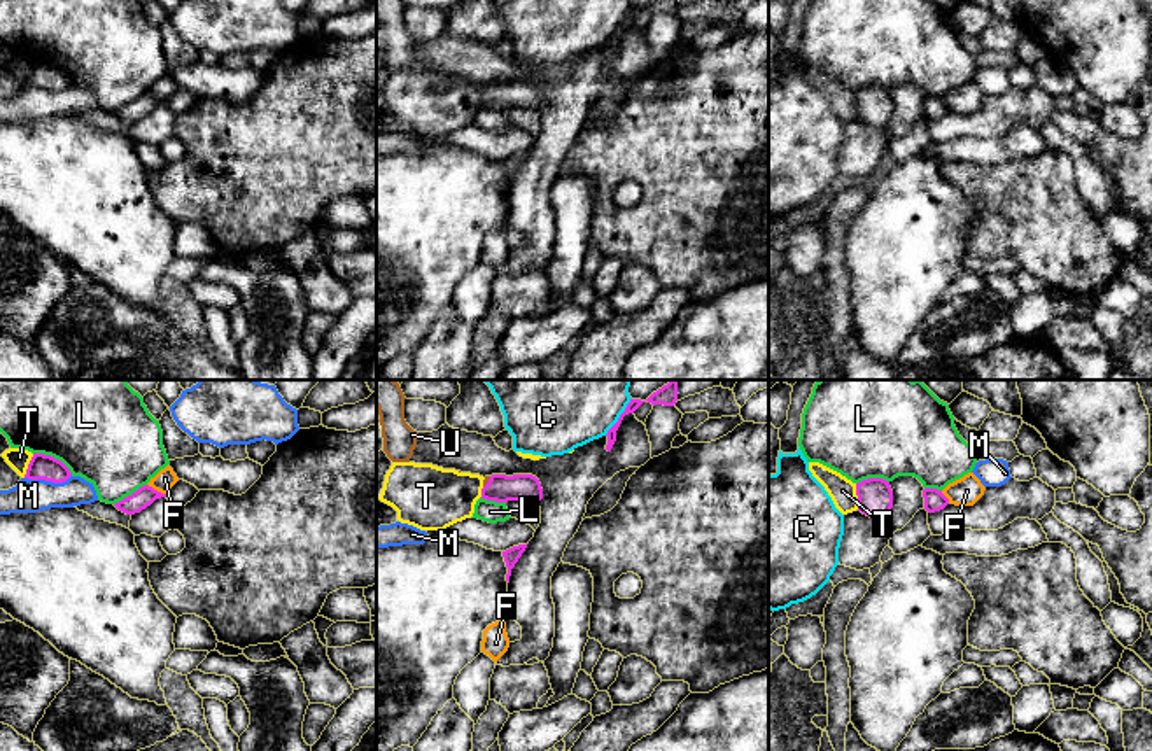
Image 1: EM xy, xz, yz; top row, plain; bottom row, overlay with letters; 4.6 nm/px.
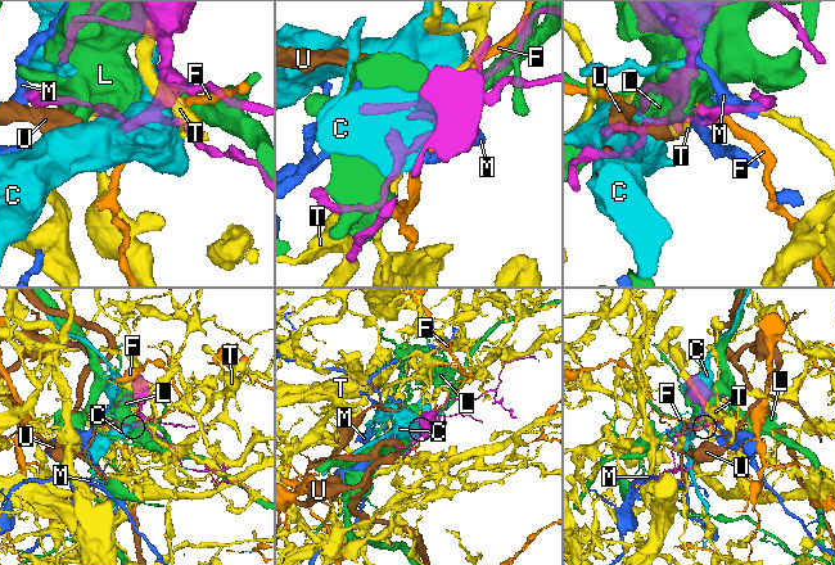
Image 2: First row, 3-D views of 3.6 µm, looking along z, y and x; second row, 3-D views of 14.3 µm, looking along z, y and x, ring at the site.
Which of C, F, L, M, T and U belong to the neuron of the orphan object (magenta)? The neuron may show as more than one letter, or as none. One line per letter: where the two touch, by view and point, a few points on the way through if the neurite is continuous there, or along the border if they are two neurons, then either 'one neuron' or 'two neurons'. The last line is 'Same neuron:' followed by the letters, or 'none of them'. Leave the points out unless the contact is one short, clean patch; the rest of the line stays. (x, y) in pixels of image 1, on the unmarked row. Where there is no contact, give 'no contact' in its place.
C: xz (620, 25) | two neurons
F: xy (156, 98) | two neurons
L: xy (53, 65) | two neurons
M: xy (48, 88) | two neurons
T: yz (856, 102) | two neurons
U: xz (489, 90) | across xz (519, 95), (489, 90), (487, 86) | one neuron
Same neuron: U

